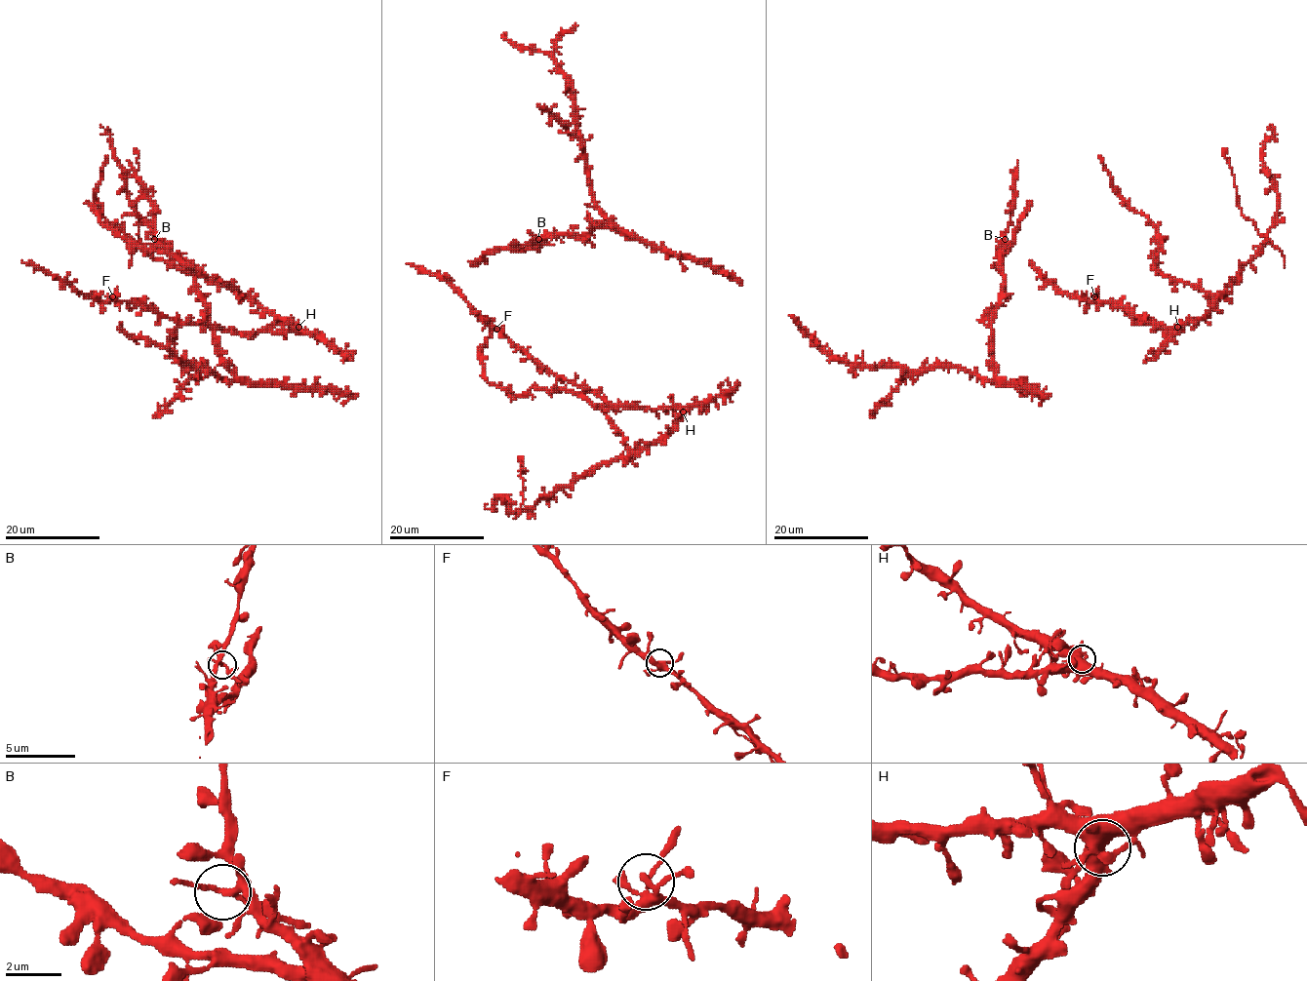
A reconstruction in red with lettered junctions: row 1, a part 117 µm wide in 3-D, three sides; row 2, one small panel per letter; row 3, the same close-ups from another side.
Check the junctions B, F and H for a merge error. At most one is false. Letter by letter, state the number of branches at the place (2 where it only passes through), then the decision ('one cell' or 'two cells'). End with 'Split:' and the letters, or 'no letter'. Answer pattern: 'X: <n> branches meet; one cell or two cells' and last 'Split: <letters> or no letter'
B: 5 branches meet; two cells
F: 5 branches meet; one cell
H: 5 branches meet; one cell
Split: B

